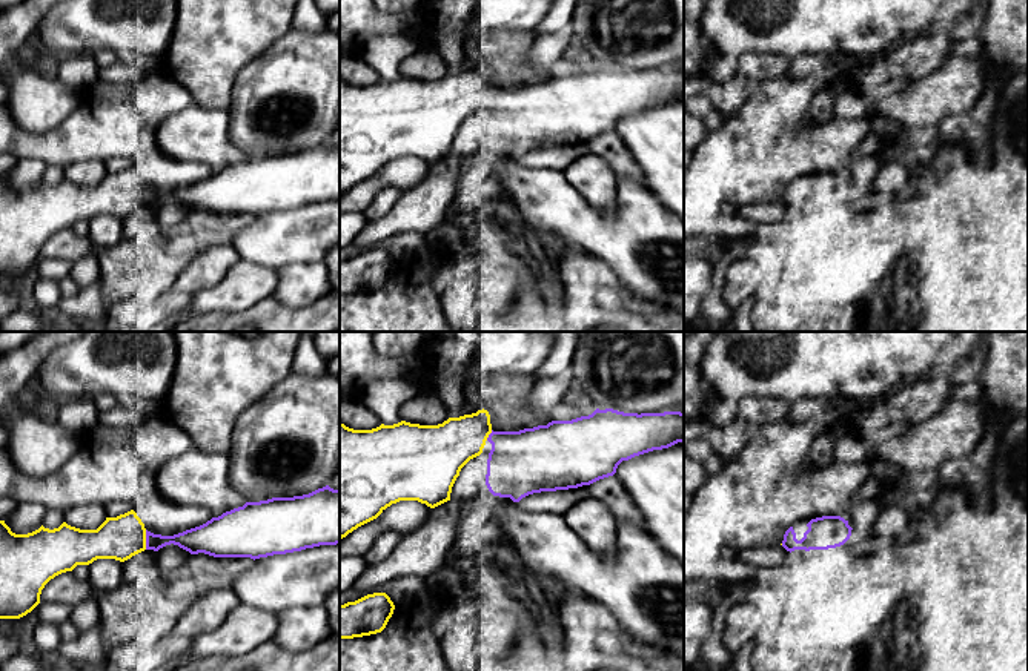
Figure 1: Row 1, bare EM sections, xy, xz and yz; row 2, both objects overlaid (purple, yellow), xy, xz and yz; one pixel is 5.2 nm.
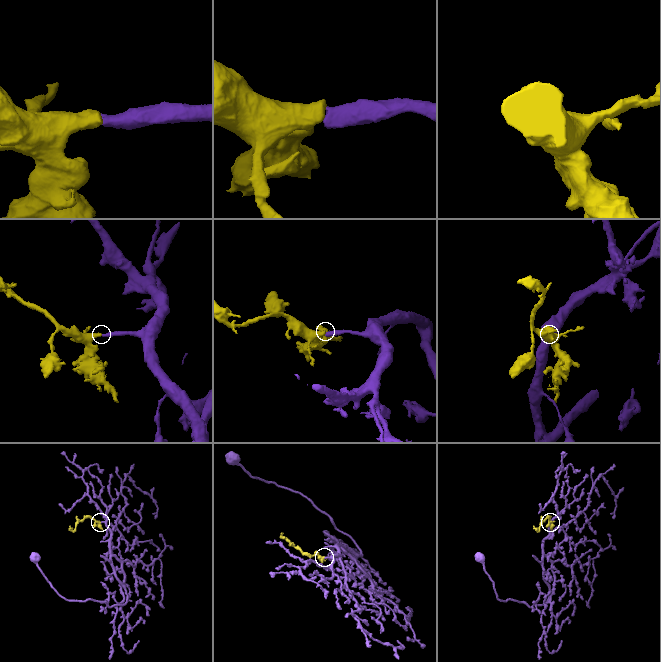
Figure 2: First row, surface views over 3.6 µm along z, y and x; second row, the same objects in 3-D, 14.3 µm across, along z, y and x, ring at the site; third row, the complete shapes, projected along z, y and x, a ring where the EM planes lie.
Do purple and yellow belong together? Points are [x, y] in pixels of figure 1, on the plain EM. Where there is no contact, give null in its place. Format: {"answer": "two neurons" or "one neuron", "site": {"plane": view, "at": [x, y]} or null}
{"answer": "one neuron", "site": {"plane": "xy", "at": [146, 195]}}

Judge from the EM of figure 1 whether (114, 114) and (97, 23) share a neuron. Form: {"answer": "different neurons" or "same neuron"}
{"answer": "different neurons"}

